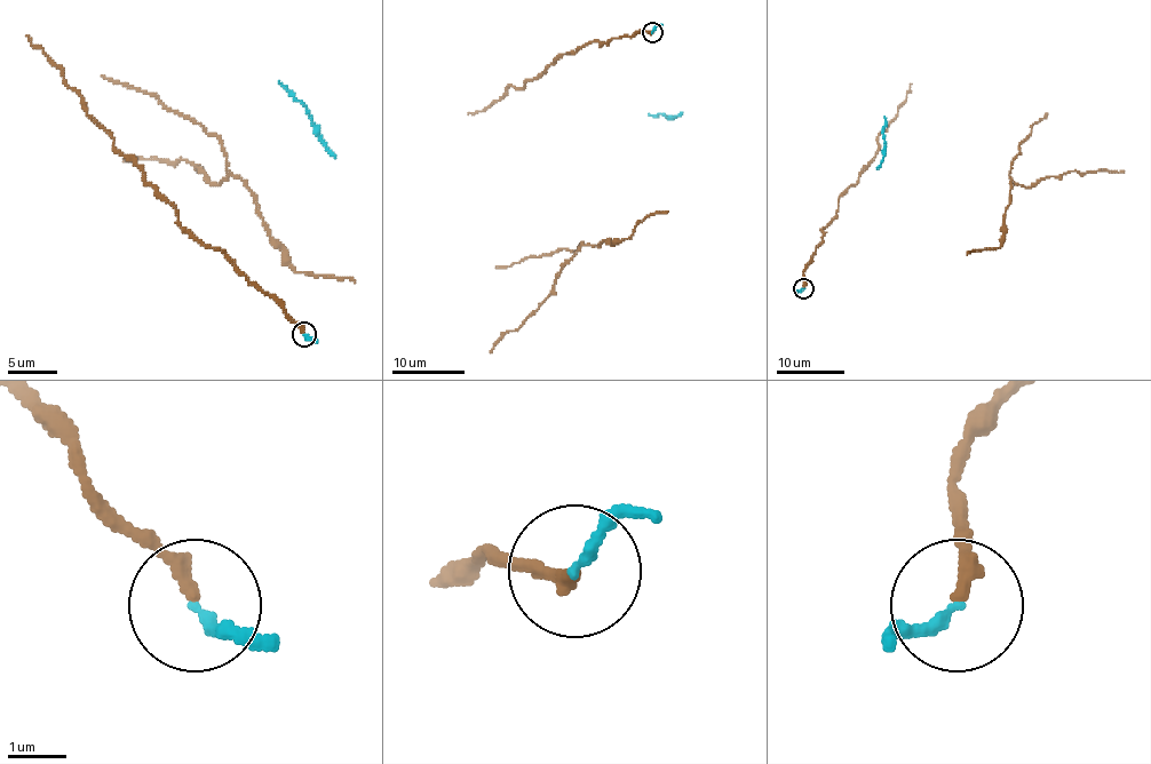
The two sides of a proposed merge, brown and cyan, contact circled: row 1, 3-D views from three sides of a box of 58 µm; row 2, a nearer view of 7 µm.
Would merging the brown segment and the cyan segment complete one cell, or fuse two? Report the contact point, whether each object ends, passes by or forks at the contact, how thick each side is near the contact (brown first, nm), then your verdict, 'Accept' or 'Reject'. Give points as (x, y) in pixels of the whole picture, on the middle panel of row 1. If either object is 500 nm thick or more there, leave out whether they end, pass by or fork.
Place: (652, 32). At the ring brown ends. At the ring cyan ends. Thickness 240 nm (brown) against 180 nm. Accept

